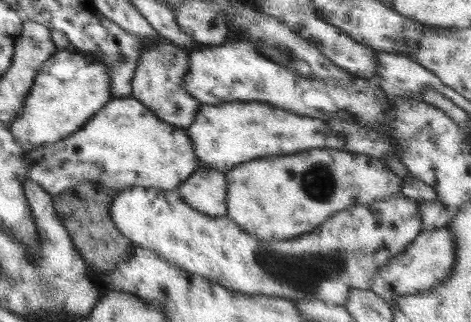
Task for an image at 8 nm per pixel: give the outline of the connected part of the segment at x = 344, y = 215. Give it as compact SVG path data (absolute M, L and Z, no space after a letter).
M129 187L119 191L110 206L110 217L116 228L135 245L158 253L164 260L188 273L198 274L214 285L224 286L232 292L281 296L292 300L317 298L324 302L344 305L351 289L370 288L374 273L388 264L397 254L423 231L419 202L406 195L359 205L341 210L328 217L311 233L291 239L258 240L246 233L228 215L214 217L189 206L177 189L166 191L156 188Z

